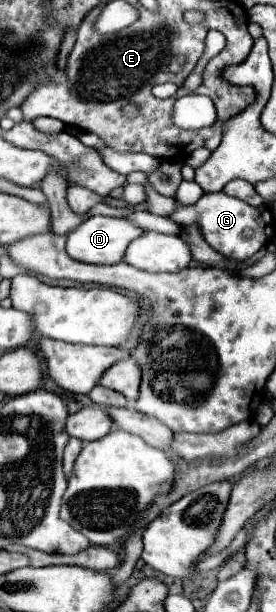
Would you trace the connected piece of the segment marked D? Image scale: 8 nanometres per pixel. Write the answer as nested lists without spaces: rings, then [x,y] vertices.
[[[88,217],[84,219],[74,231],[68,233],[68,241],[66,241],[66,253],[82,263],[98,263],[98,265],[114,265],[122,261],[122,255],[126,251],[126,245],[138,237],[140,233],[144,233],[140,227],[132,225],[126,219],[118,219],[118,217]]]

